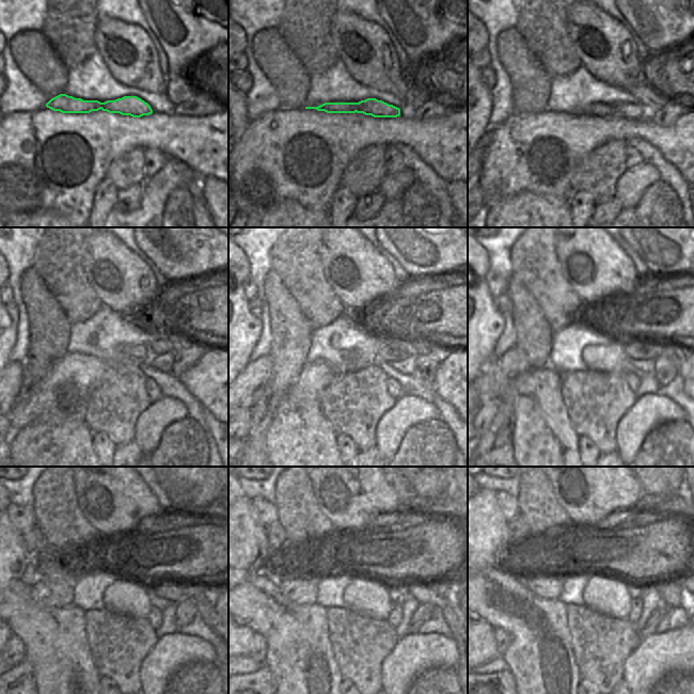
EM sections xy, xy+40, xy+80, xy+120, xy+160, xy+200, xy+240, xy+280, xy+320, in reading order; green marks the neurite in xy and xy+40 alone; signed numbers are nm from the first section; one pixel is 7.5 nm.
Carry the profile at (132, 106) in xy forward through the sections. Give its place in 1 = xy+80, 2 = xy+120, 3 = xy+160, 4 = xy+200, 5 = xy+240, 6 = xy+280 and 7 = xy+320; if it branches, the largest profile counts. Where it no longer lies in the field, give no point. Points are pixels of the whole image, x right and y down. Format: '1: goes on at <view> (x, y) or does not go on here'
1: goes on at xy+80 (626, 110)
2: goes on at xy+120 (141, 353)
3: goes on at xy+160 (395, 349)
4: goes on at xy+200 (637, 349)
5: goes on at xy+240 (172, 590)
6: goes on at xy+280 (425, 593)
7: goes on at xy+320 (672, 595)

